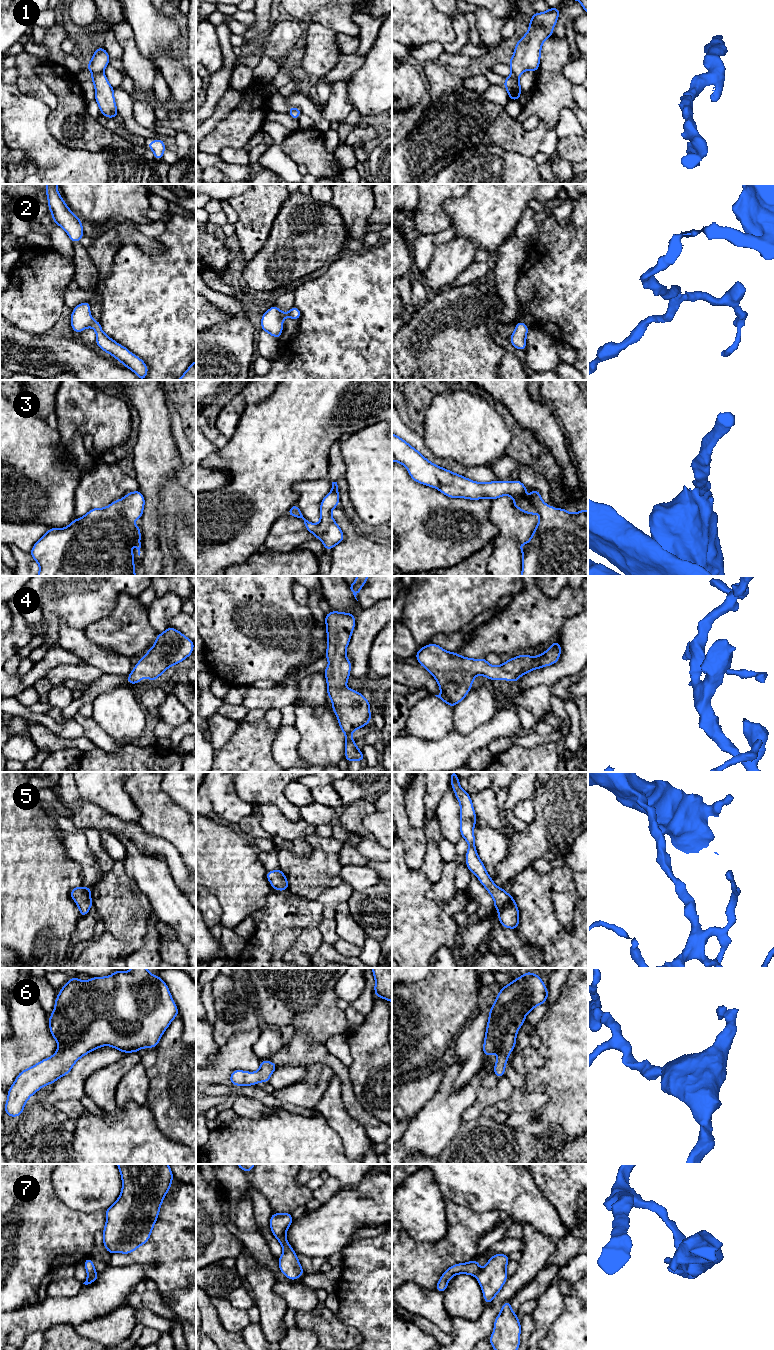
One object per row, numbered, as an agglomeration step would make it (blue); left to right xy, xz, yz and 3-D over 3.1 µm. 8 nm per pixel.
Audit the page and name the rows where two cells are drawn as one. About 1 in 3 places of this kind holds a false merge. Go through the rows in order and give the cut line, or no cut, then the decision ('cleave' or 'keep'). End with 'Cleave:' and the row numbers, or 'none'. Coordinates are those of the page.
1: cut none; keep
2: cut none; keep
3: cut none; keep
4: cut none; keep
5: cut none; keep
6: cut none; keep
7: cut xy (96, 1273), (88, 1276); cleave
Cleave: 7

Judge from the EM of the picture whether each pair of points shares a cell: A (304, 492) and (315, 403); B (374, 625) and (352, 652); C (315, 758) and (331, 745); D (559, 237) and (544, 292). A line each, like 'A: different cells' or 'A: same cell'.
A: different cells
B: same cell
C: same cell
D: same cell

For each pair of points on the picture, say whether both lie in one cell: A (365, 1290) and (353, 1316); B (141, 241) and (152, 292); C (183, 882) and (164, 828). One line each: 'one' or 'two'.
A: one
B: two
C: two

